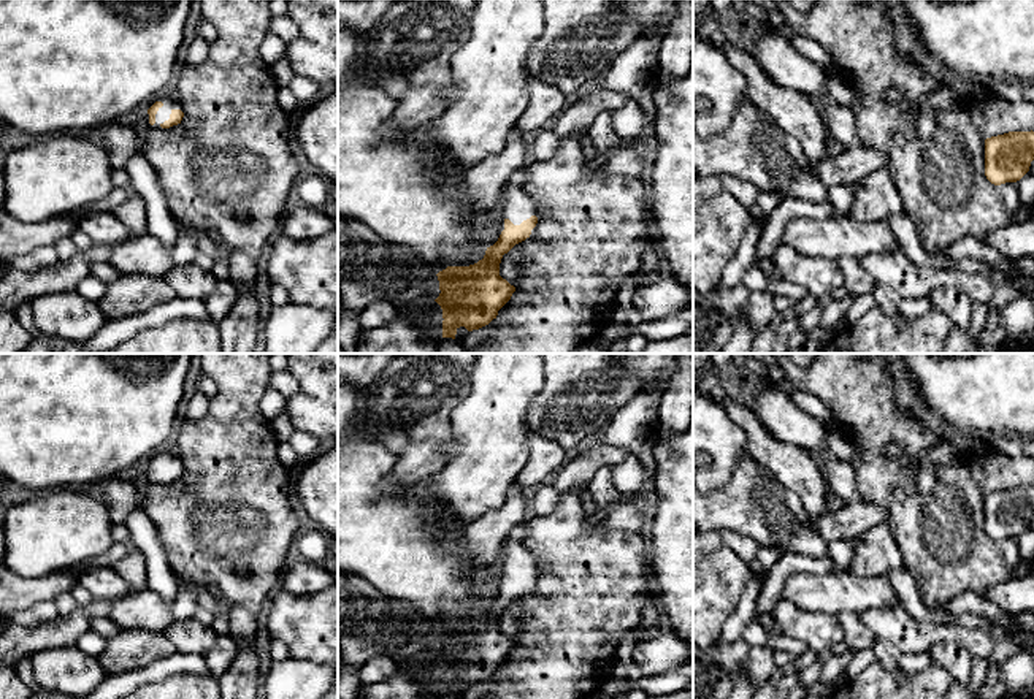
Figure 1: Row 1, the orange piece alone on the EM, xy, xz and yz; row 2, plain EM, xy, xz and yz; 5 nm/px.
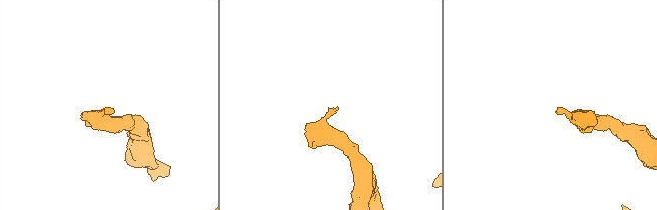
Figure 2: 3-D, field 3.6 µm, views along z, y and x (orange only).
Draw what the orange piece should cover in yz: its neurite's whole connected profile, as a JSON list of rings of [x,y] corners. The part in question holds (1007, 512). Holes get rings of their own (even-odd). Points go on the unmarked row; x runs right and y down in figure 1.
[[[1009,487],[985,495],[985,531],[994,539],[1020,536],[1034,515],[1034,487]]]

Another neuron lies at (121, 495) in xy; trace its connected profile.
[[[124,474],[82,485],[81,490],[108,507],[113,525],[125,523],[127,517],[140,507],[140,485]]]

